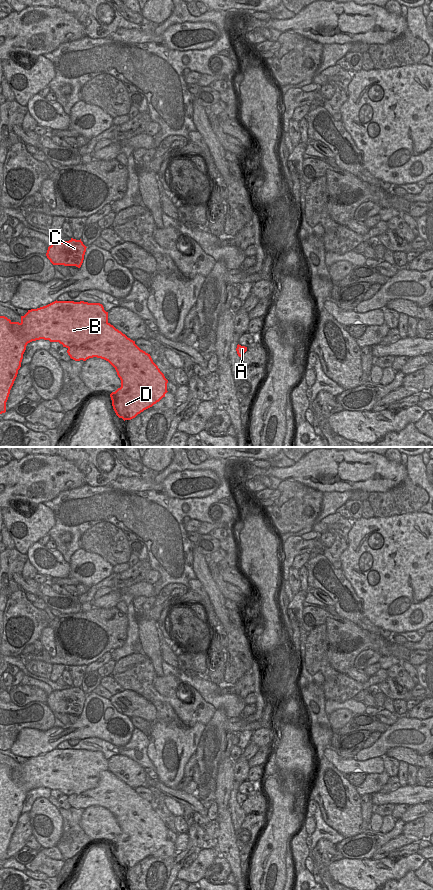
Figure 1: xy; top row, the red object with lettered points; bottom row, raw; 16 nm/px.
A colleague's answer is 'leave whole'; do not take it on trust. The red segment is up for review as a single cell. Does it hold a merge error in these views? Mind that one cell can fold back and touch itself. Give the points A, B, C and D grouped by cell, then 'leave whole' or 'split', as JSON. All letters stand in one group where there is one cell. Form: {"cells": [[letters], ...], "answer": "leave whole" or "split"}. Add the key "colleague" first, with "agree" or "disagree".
{"colleague": "disagree", "cells": [["A", "B"], ["C", "D"]], "answer": "split"}

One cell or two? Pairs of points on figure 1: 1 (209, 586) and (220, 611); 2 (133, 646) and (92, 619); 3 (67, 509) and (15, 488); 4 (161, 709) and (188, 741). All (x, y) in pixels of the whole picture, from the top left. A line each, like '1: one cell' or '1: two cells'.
1: one cell
2: two cells
3: two cells
4: two cells

